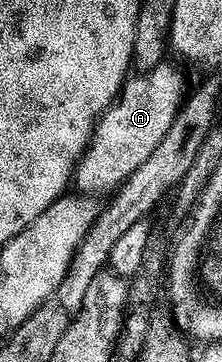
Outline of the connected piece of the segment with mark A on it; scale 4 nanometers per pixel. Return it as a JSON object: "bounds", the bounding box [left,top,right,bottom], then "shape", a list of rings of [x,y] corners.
{"bounds":[72,64,188,195],"shape":[[[170,64],[157,65],[150,73],[127,76],[122,82],[122,89],[102,112],[90,136],[90,144],[74,169],[72,185],[78,188],[75,190],[79,194],[106,195],[117,189],[148,155],[152,155],[152,151],[156,151],[156,143],[168,135],[168,127],[172,127],[172,119],[176,119],[188,93],[181,71]]]}

